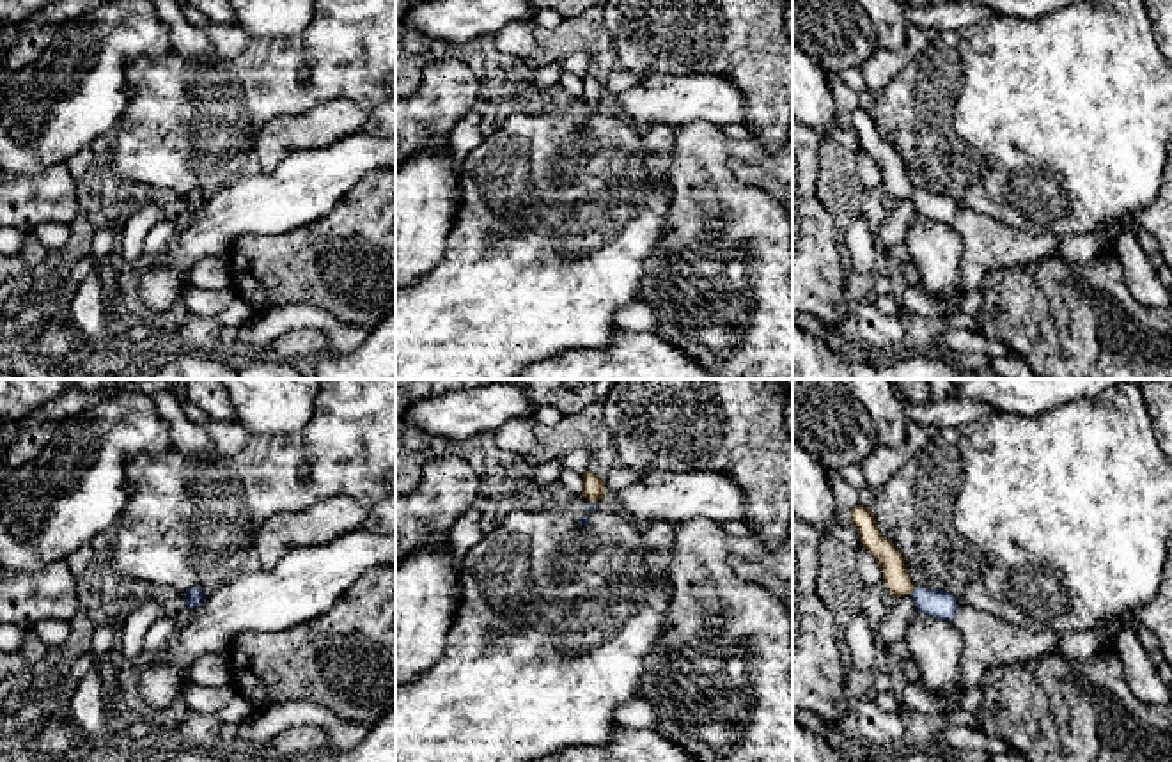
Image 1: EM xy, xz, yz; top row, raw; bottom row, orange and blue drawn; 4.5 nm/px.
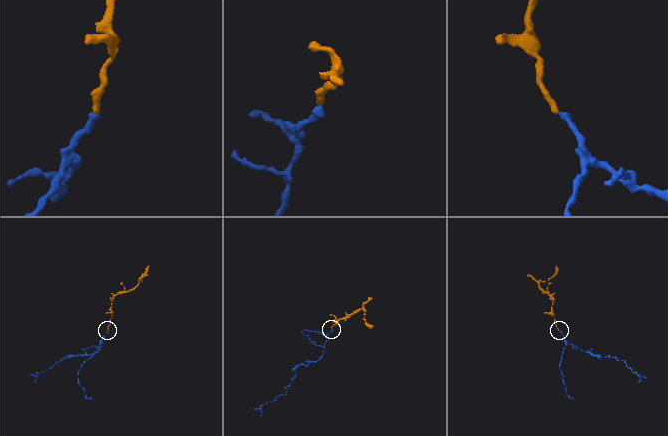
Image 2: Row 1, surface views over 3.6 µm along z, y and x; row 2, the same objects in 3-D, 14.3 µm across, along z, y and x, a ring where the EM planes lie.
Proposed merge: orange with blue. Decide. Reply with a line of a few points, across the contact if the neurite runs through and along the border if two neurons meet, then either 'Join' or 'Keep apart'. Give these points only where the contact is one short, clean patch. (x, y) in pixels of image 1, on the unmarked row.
Line: yz (896, 181), (912, 194), (935, 206). Join

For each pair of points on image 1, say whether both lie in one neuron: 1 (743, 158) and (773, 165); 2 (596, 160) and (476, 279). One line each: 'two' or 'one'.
1: one
2: one

